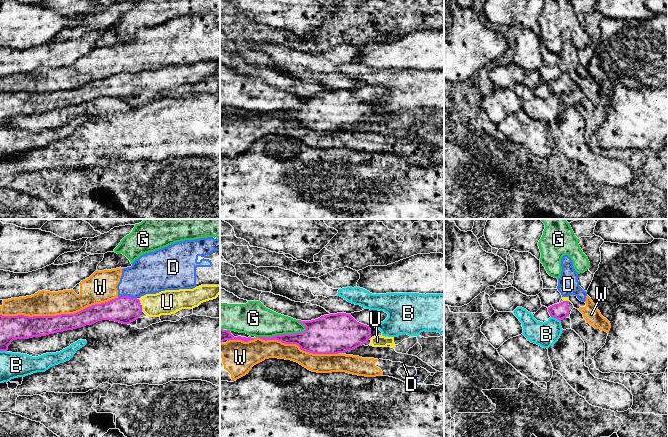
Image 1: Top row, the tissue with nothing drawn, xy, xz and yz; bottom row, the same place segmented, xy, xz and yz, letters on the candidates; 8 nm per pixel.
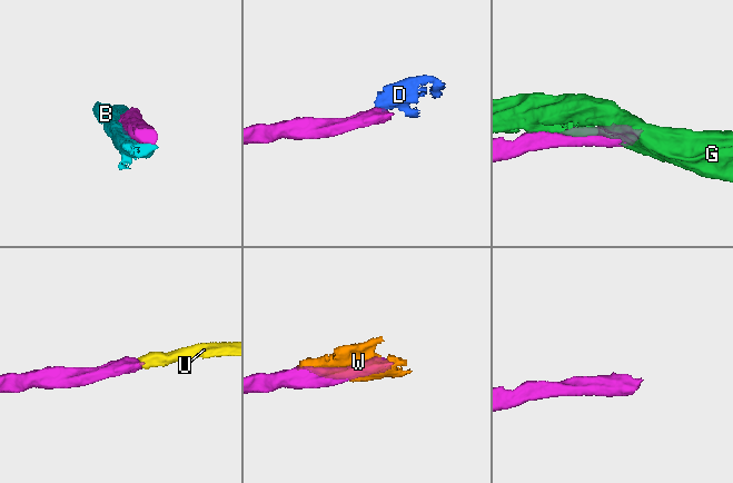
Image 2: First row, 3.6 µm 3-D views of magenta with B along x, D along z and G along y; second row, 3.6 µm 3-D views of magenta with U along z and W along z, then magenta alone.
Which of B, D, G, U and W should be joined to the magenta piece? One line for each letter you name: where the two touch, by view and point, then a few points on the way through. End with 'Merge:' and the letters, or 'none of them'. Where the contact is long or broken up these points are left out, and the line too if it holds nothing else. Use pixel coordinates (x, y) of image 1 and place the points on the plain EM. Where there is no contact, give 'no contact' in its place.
U: contact xy (141, 83); way xy (125, 86), (141, 83), (167, 78)
Merge: U

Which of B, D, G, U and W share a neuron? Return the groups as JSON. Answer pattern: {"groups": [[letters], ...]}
{"groups": [["B"], ["D", "W"], ["G"], ["U"]]}

